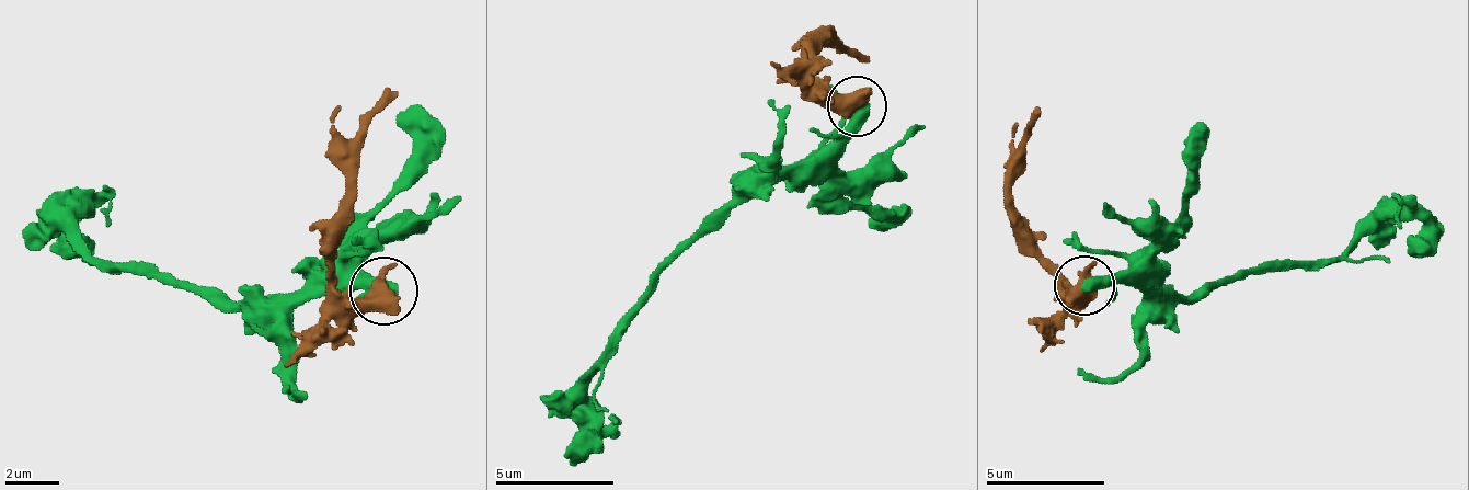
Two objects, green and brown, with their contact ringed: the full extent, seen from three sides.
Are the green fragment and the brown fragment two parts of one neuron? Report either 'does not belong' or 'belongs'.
does not belong

